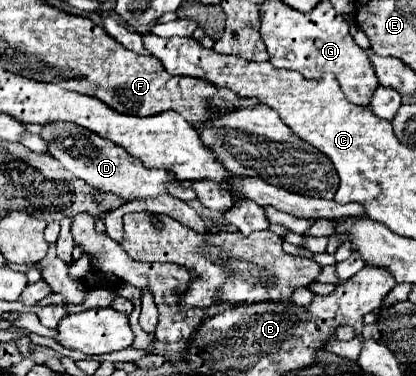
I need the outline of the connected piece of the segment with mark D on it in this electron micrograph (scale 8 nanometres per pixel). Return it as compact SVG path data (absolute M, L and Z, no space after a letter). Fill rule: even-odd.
M51 123L51 125L43 127L41 137L49 145L49 153L55 159L59 159L67 171L71 171L75 177L83 179L91 187L111 193L123 201L169 195L169 185L173 185L173 187L181 185L175 179L175 175L167 173L165 169L147 169L145 165L139 163L137 157L131 157L121 145L115 145L113 141L107 141L79 125Z

